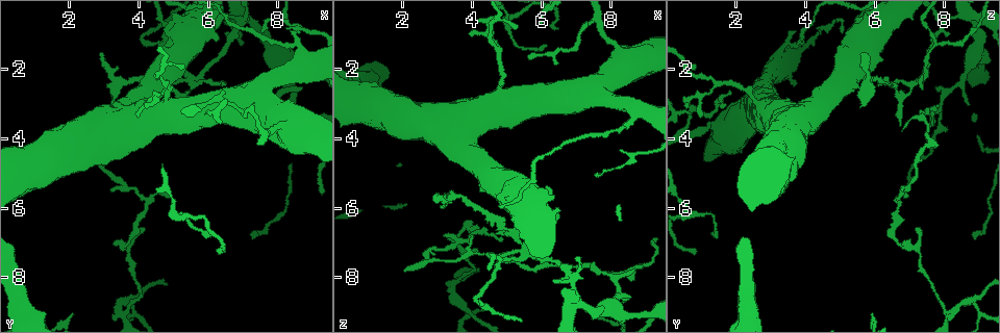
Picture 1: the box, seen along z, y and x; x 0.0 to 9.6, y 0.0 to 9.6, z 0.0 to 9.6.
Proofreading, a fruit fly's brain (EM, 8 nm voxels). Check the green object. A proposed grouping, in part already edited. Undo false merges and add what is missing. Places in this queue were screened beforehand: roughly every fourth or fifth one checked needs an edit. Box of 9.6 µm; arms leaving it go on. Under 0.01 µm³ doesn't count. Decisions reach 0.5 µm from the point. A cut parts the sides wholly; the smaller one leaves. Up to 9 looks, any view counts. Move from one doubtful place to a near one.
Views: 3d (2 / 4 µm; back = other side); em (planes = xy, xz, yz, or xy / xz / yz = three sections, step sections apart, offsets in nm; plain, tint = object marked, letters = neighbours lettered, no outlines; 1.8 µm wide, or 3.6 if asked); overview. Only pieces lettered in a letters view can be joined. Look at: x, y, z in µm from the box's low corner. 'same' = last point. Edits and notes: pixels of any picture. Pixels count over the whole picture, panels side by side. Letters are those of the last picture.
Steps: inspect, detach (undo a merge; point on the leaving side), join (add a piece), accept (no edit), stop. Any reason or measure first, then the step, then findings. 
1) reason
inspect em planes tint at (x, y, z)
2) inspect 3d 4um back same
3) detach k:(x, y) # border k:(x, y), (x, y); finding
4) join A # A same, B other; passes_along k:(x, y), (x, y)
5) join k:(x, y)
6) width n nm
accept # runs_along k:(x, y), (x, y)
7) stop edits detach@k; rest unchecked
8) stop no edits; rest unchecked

tapers out
inspect 3d 4um at (2.00, 4.20, 7.80)

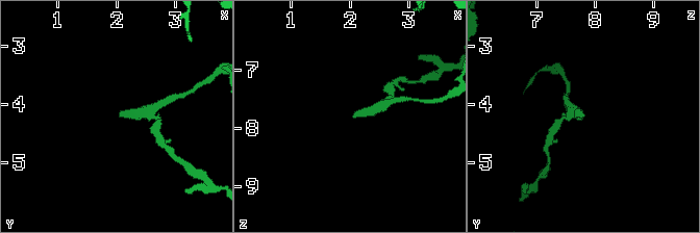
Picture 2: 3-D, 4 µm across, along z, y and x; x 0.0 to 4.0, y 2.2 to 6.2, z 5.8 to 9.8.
now the EM
inspect em planes letters at (2.05, 4.20, 7.80)

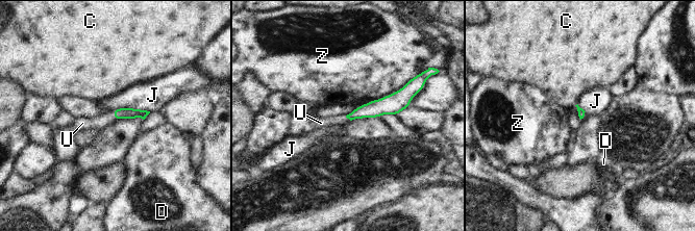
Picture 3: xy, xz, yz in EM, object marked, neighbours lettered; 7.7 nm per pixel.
join U # C other, D other, J other, U same, Z other; passes_along 3:(119, 113), (113, 114), (82, 123); it goes on there

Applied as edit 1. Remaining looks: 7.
inspect overview

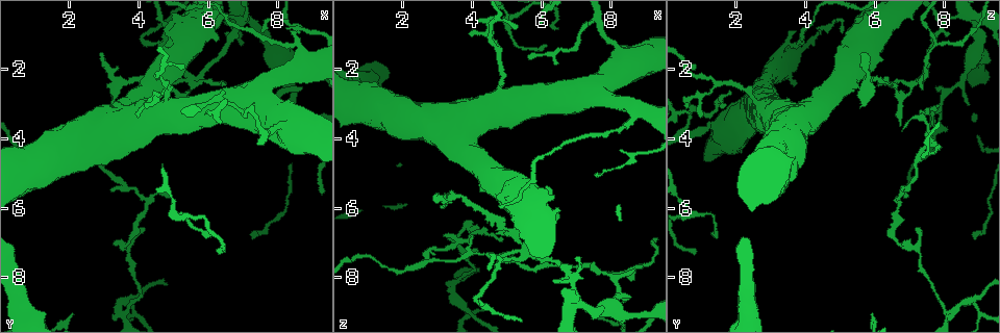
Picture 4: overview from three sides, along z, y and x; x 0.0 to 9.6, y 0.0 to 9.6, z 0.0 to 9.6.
sharp bend
inspect 3d 2um at (4.30, 5.95, 6.70)

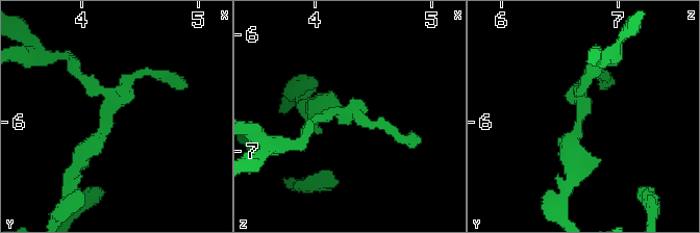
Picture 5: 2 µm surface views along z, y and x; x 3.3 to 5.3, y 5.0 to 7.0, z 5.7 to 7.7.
now the EM
inspect em planes letters at (4.26, 5.98, 6.70)

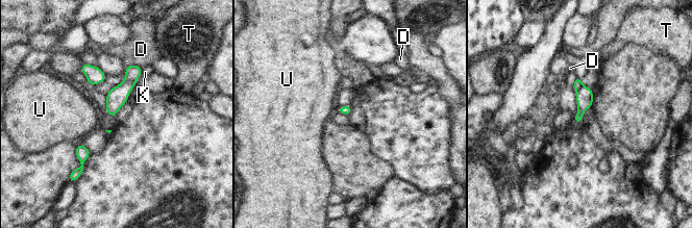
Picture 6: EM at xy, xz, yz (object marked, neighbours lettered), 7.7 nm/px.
width 70 nm
detach 6:(577, 83) # D other, K other, T other, U other; border 6:(583, 85), (576, 92); two neurons meet here

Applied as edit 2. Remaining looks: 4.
inspect overview

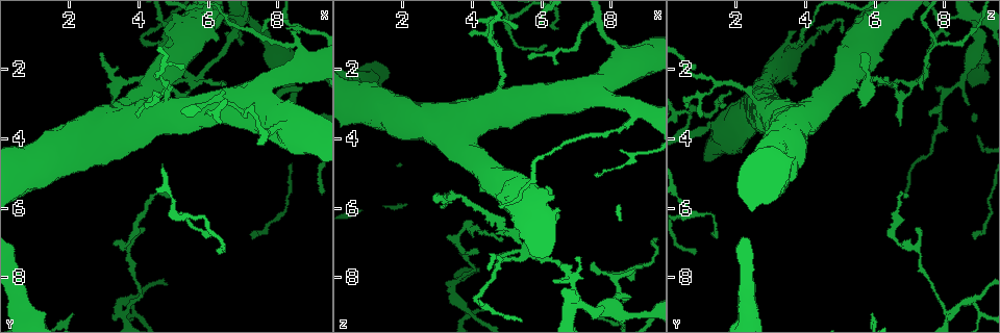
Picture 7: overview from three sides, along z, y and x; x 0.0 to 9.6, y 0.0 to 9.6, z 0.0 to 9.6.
three-way junction
inspect em 3.6um planes letters at (5.55, 2.25, 7.35)

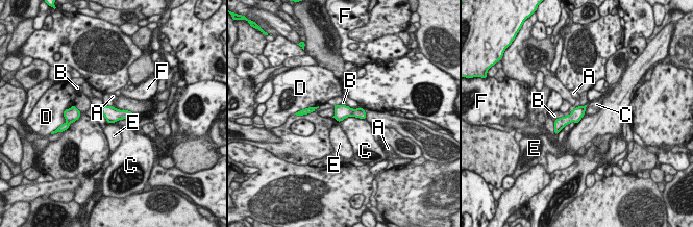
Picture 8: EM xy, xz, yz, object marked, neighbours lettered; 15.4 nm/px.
width 200 nm; longest_contact B 550 nm
accept # A other, B other, C other, D other, E other, F other; one neuron here

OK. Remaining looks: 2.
tapers out
inspect em planes tint at (6.10, 6.70, 1.30)

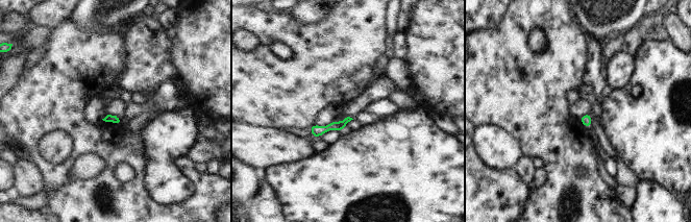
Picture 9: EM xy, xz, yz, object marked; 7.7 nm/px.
inspect em planes letters same

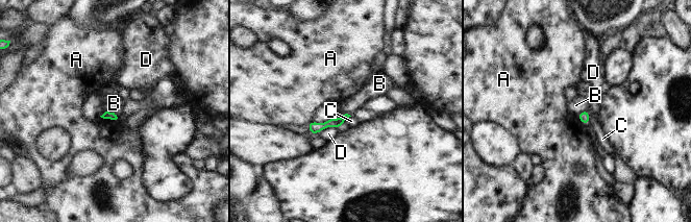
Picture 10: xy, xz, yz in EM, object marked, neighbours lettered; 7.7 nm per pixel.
accept # A other, B other, C other, D other; border 10:(350, 115), (330, 118); no lettered piece goes on from it

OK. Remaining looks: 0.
stop edits join@3, detach@6; rest unchecked

